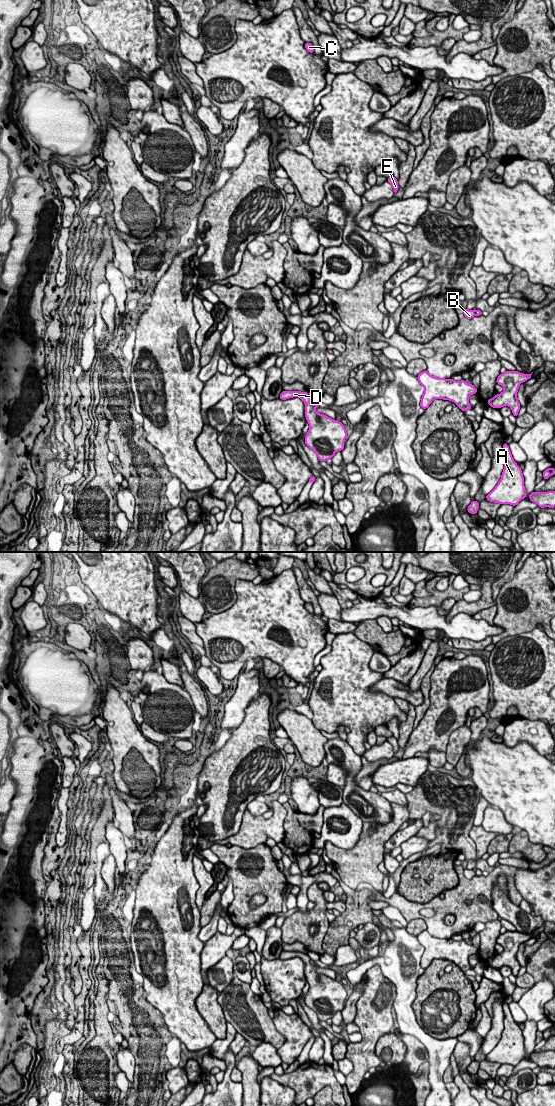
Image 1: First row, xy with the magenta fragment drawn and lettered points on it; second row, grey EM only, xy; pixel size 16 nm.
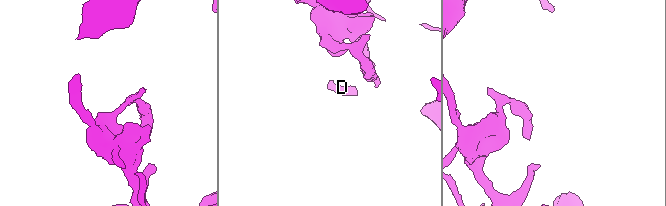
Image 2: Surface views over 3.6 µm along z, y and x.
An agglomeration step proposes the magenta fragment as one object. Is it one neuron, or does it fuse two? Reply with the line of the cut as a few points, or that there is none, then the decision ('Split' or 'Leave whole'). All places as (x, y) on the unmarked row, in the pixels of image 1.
Split along xy (474, 871), (476, 874). Split

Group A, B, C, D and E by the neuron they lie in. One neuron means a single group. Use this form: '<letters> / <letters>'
A / B C D E

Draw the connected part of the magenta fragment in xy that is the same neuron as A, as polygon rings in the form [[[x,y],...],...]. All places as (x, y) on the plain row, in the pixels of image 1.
[[[503,1003],[504,1029],[495,1048],[486,1055],[487,1061],[516,1066],[527,1054],[522,1029],[514,1021],[507,1003]]]

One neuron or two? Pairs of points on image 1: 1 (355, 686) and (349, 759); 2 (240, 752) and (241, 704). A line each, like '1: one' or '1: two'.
1: two
2: two

